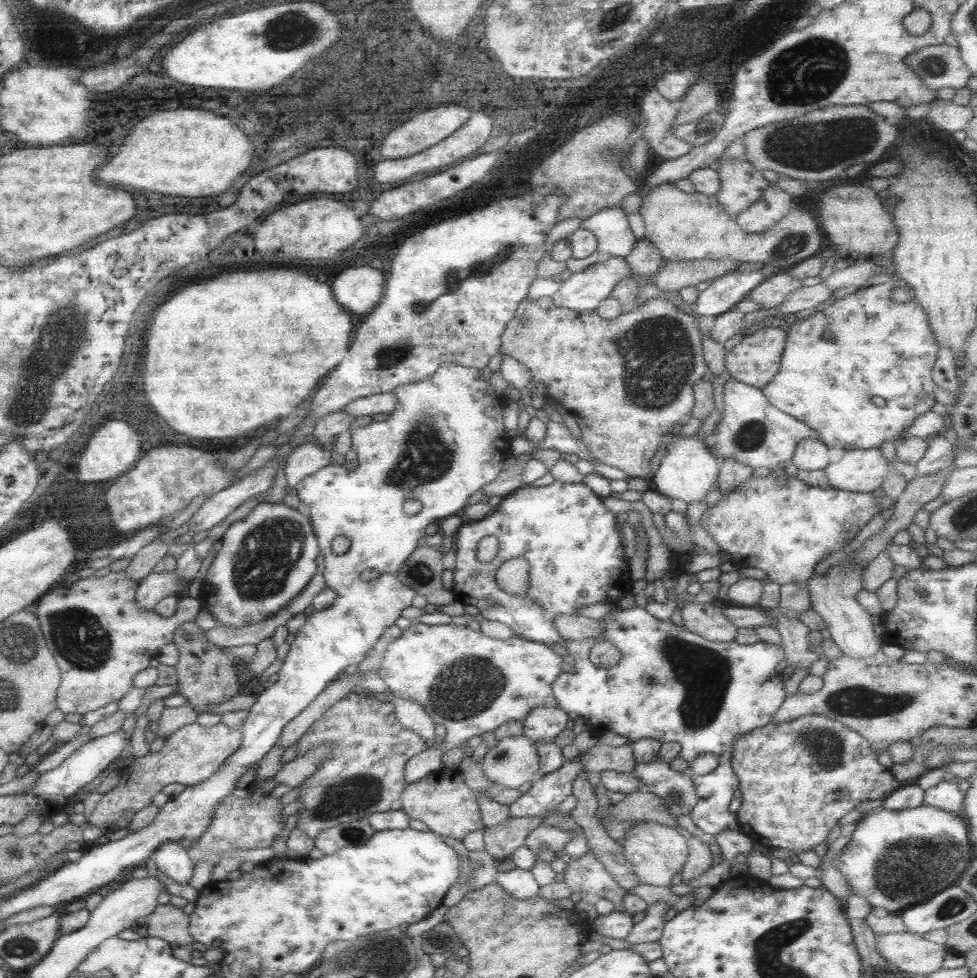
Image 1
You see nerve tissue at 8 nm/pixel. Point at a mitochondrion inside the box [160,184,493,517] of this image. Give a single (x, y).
(436, 459)

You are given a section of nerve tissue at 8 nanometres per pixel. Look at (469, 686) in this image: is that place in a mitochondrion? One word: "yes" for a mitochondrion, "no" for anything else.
yes

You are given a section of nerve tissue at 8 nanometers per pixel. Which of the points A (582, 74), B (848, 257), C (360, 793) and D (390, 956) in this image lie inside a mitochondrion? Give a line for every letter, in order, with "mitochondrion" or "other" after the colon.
A: other
B: other
C: mitochondrion
D: mitochondrion

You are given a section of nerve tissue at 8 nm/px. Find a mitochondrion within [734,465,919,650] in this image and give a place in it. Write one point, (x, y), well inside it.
(843, 579)

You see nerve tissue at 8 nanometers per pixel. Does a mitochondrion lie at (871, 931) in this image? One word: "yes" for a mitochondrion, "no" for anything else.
no

